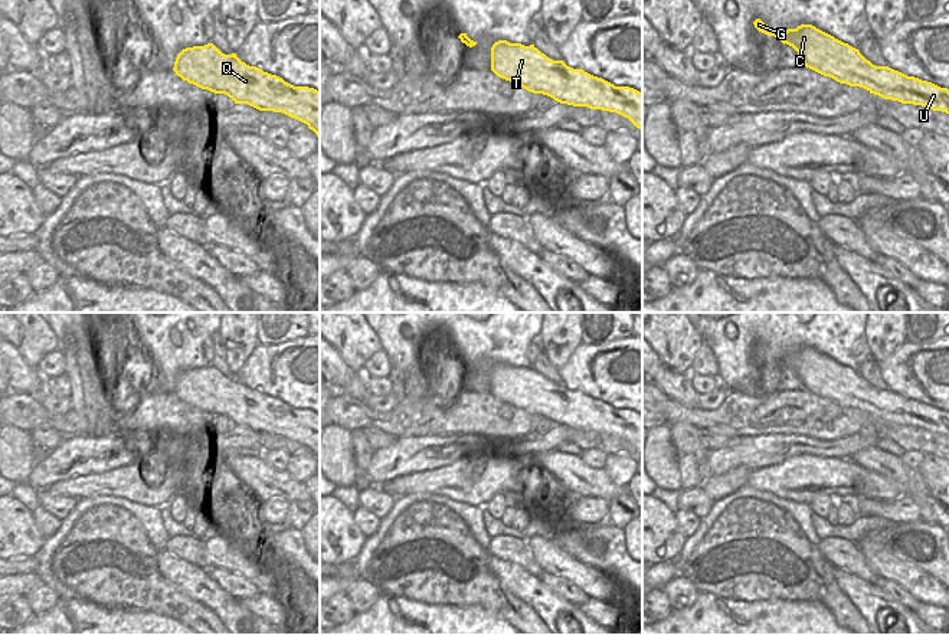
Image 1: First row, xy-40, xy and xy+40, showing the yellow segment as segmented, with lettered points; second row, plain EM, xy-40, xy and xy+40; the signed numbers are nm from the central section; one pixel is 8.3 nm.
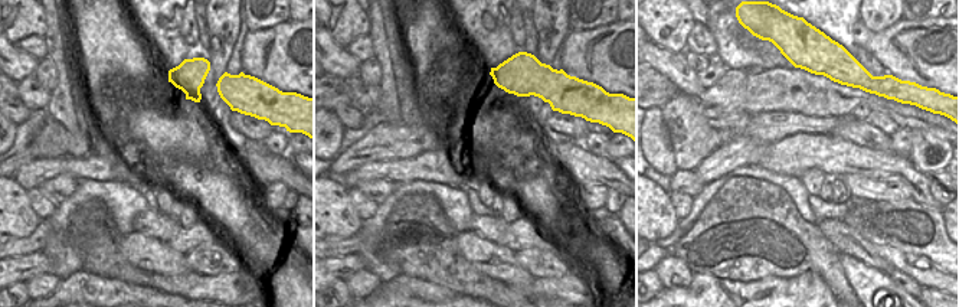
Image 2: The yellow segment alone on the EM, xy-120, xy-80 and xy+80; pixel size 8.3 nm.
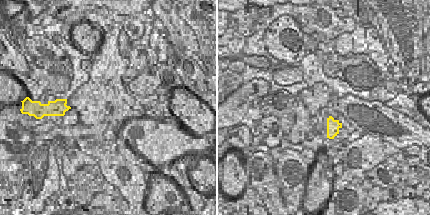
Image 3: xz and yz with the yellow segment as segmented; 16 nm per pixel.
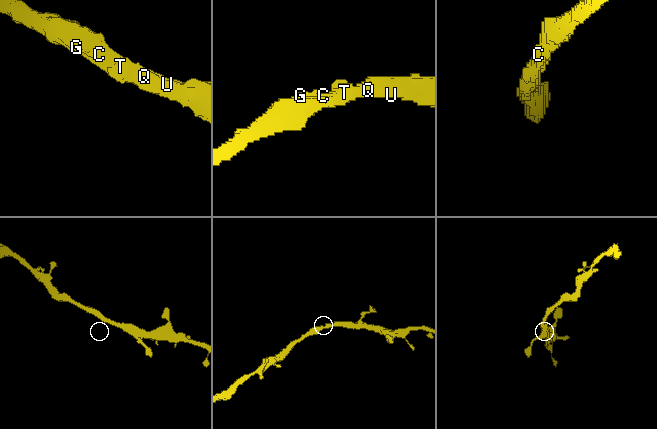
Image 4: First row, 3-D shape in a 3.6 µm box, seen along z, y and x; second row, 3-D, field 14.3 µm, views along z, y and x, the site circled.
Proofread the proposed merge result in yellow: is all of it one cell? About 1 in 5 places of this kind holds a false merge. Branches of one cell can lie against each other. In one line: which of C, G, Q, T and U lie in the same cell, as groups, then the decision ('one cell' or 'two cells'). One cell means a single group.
C G Q T U; one cell

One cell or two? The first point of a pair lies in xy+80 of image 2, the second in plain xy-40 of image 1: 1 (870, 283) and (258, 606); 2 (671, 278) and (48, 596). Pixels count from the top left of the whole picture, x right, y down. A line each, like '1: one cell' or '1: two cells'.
1: two cells
2: one cell

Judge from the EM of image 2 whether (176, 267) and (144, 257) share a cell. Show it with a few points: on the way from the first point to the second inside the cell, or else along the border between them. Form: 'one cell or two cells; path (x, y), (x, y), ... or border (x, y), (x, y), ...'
one cell; path (169, 263), (159, 257), (151, 257)

